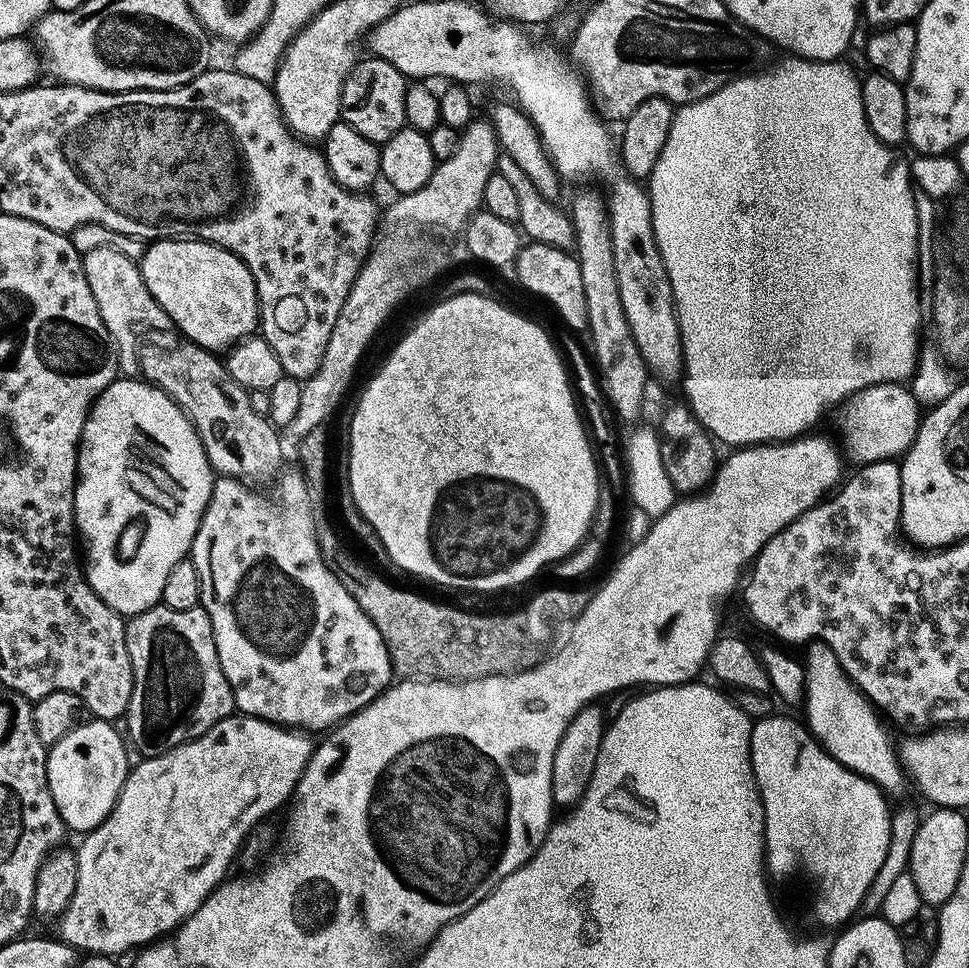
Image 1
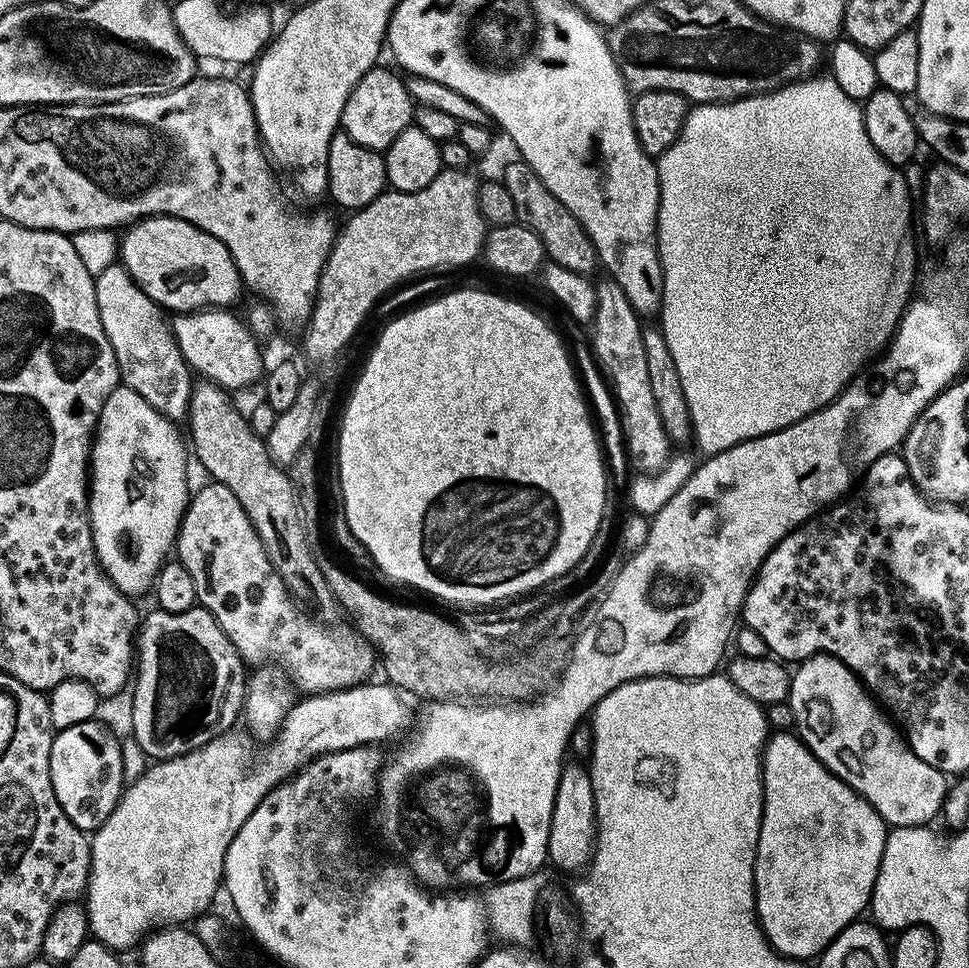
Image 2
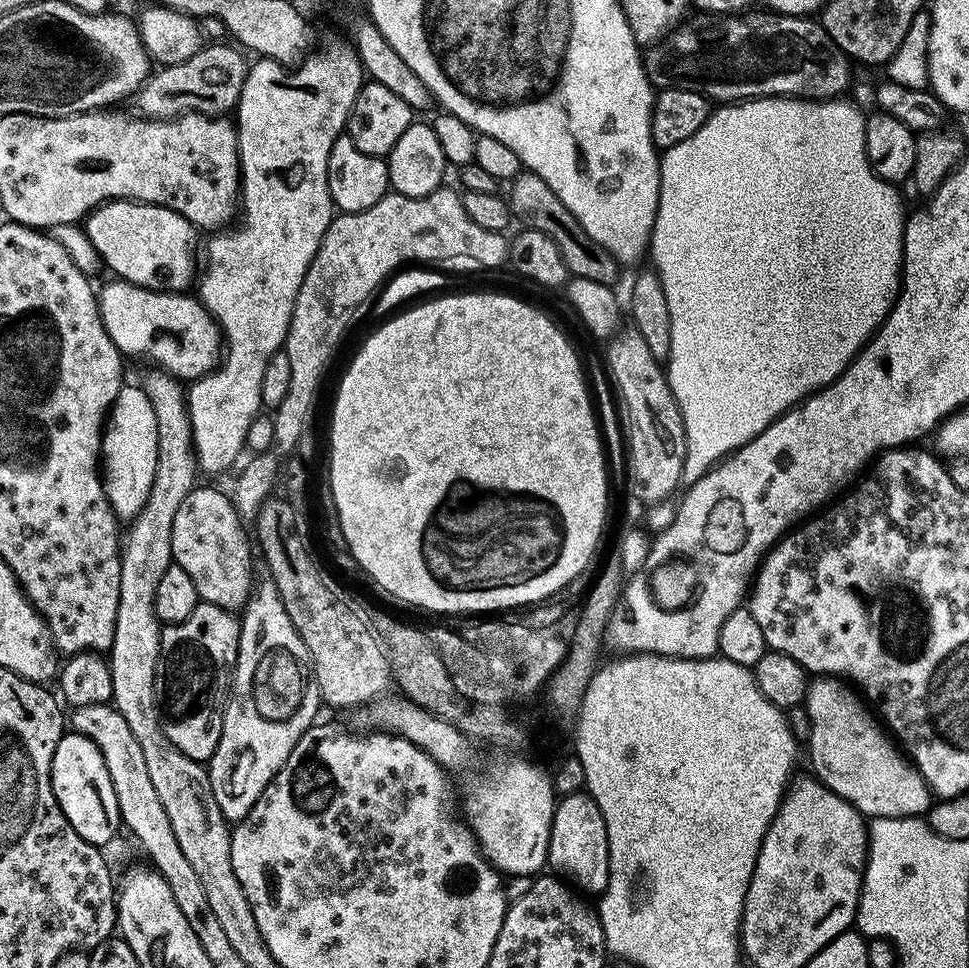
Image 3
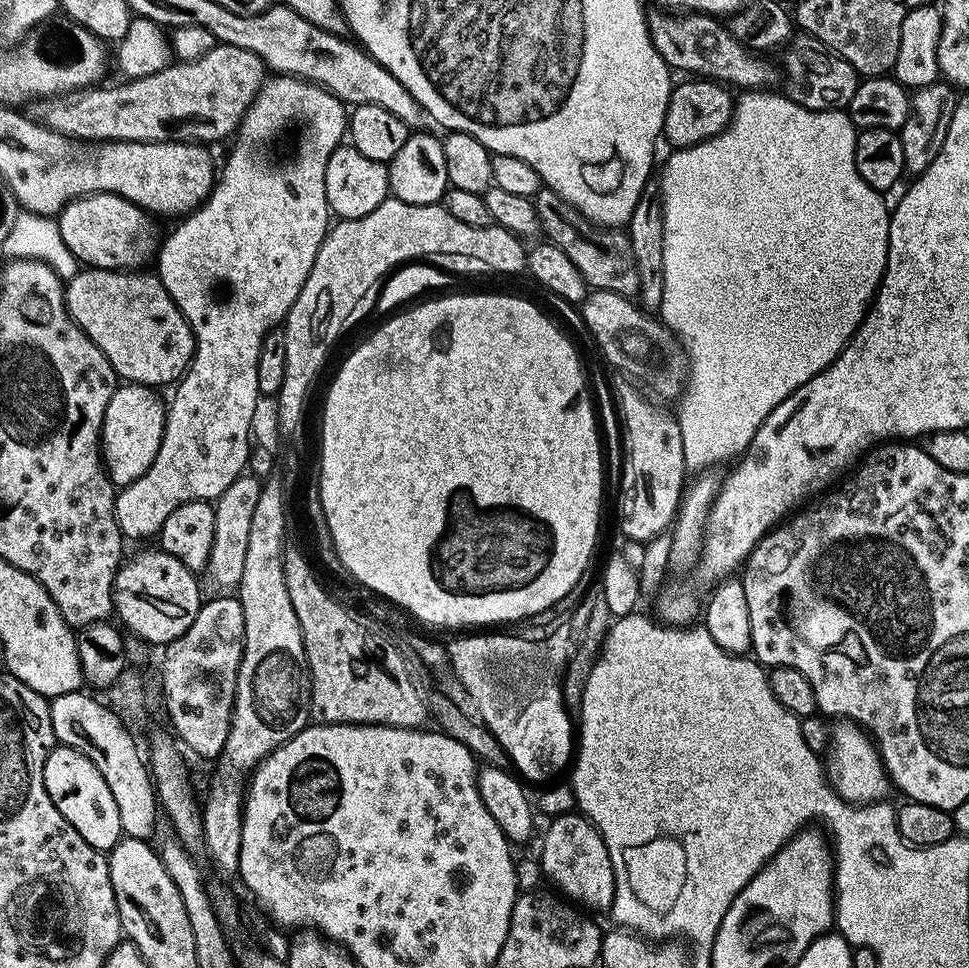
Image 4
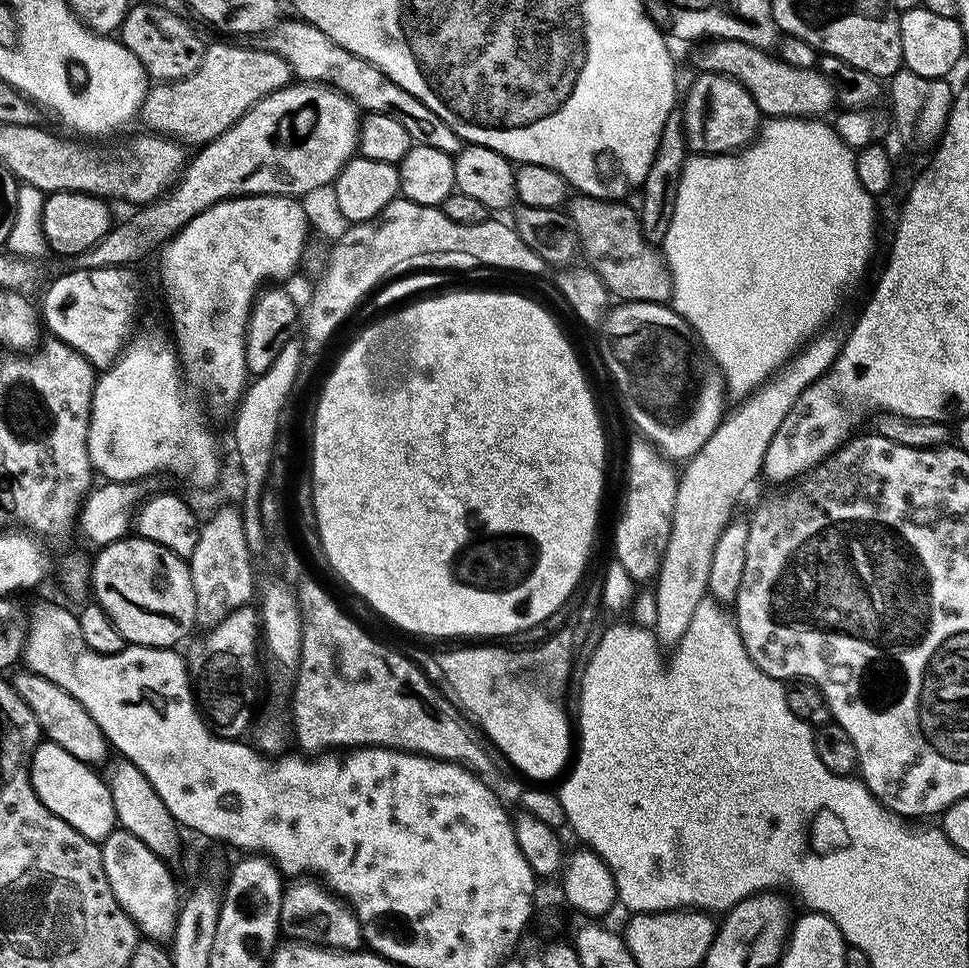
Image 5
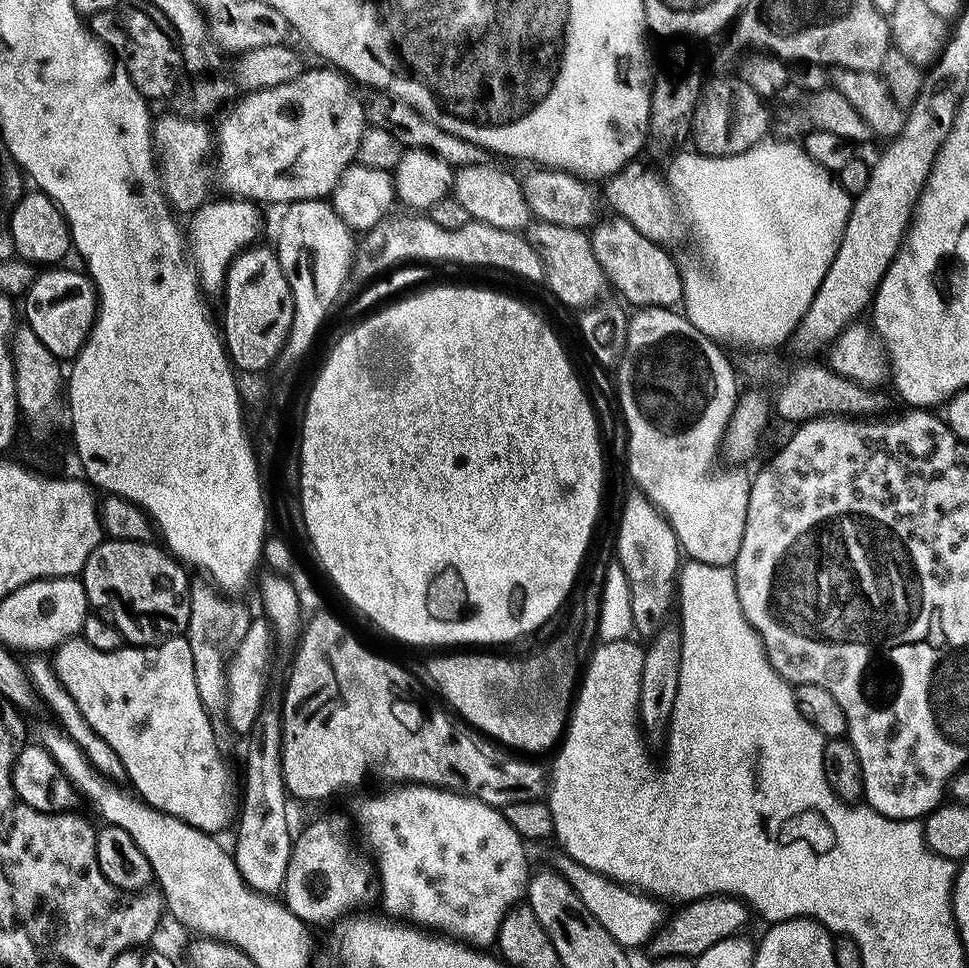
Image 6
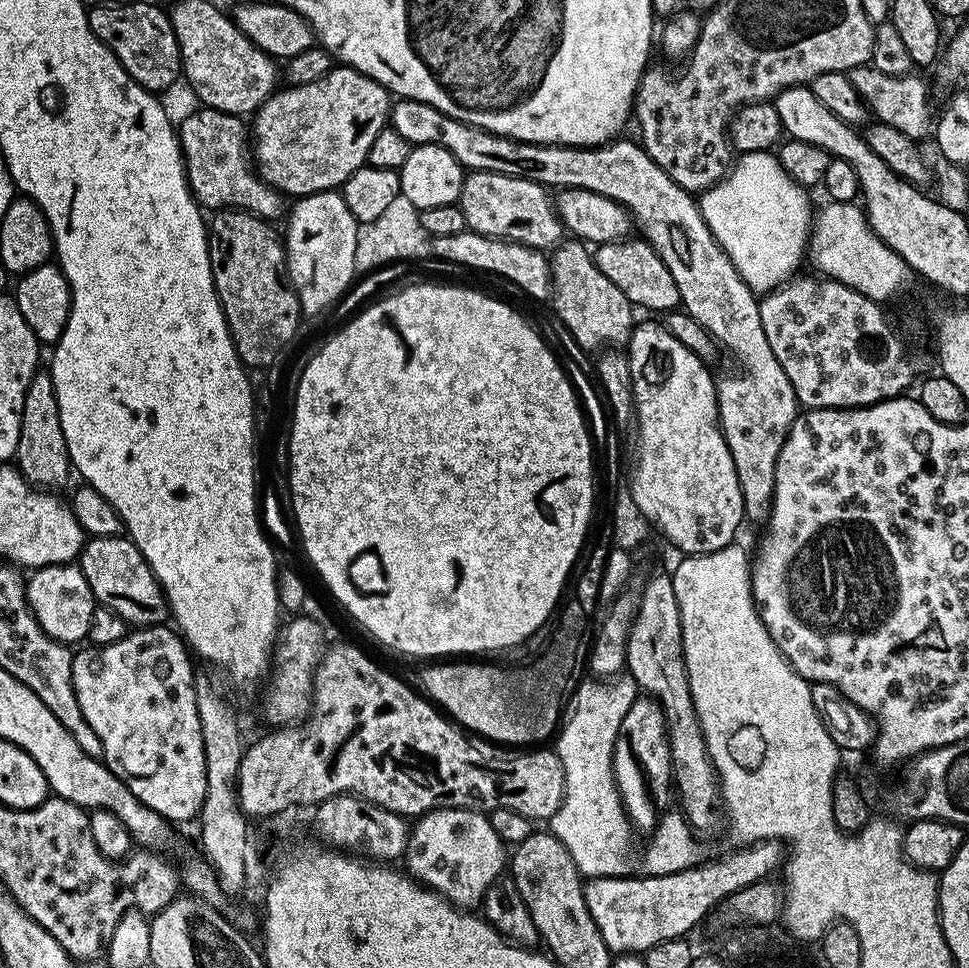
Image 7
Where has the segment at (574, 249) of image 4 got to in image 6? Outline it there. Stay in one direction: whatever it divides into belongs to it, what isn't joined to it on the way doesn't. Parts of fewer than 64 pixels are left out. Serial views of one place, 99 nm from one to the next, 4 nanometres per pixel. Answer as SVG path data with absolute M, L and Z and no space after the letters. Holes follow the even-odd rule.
M609 215L609 220L601 219L591 229L594 258L602 266L605 281L625 305L637 309L672 308L681 303L684 294L684 278L681 265L672 261L672 256L663 244L656 244L646 234L638 234L634 226L623 216Z

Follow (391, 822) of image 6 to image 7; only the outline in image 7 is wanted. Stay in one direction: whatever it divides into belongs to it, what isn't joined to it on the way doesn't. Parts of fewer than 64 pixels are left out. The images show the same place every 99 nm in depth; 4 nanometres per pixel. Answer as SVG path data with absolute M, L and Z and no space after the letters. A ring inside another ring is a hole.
M436 808L411 825L408 848L405 849L402 860L403 863L408 863L406 868L412 879L439 892L457 908L472 910L475 909L475 904L477 907L483 901L486 890L490 890L492 883L505 875L506 845L502 838L498 838L498 834L494 834L494 826L490 826L485 813L471 808Z

